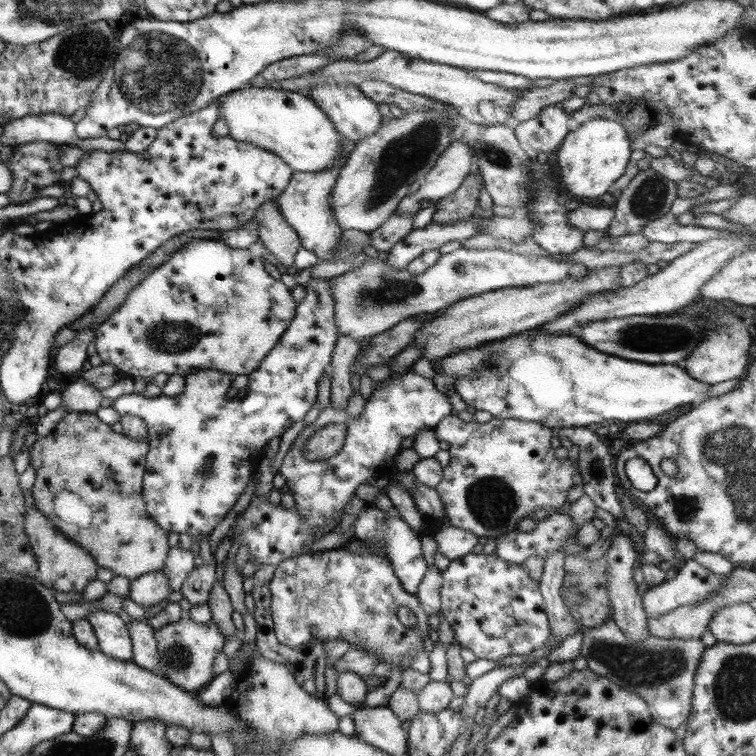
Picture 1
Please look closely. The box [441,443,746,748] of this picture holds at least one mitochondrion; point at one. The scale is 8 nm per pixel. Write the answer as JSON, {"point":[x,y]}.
{"point":[657,666]}

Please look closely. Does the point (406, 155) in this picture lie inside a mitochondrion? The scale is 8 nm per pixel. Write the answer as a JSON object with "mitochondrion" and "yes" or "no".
{"mitochondrion":"yes"}

